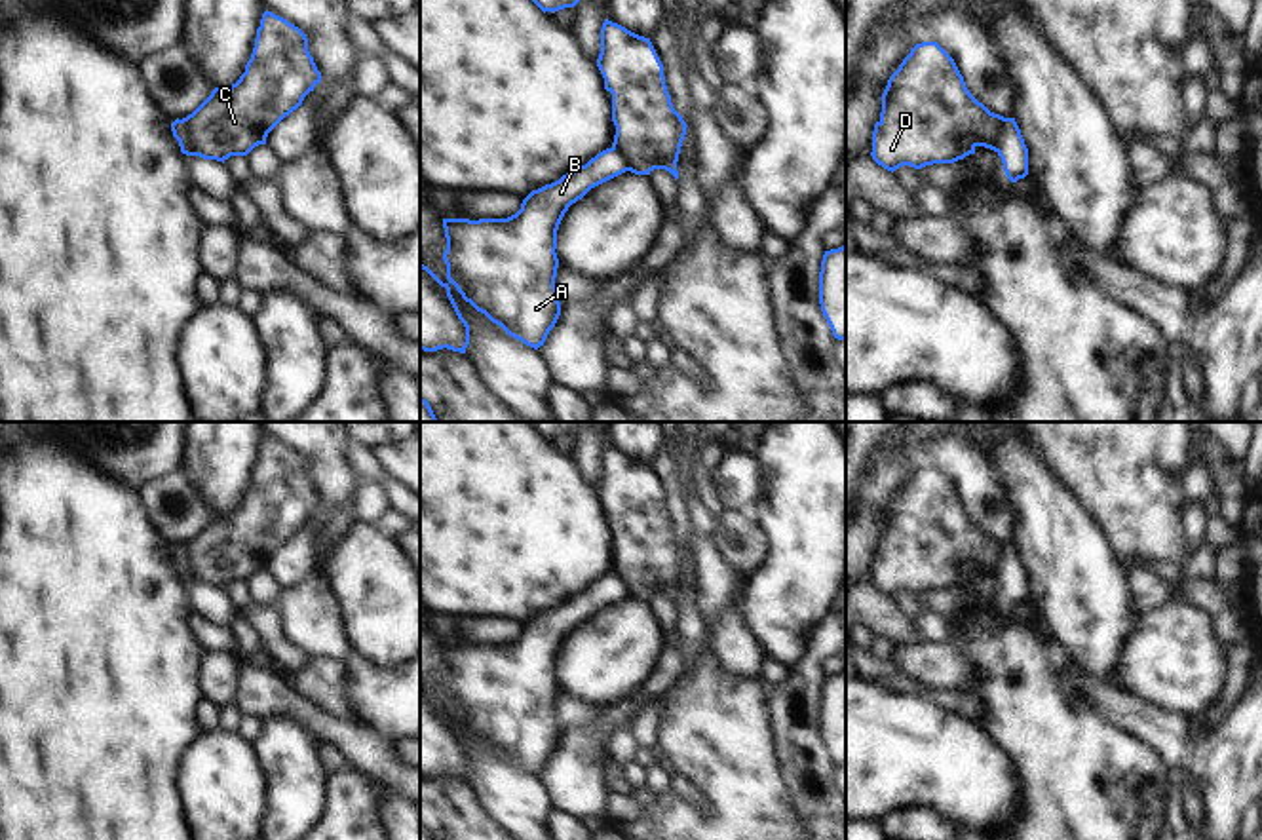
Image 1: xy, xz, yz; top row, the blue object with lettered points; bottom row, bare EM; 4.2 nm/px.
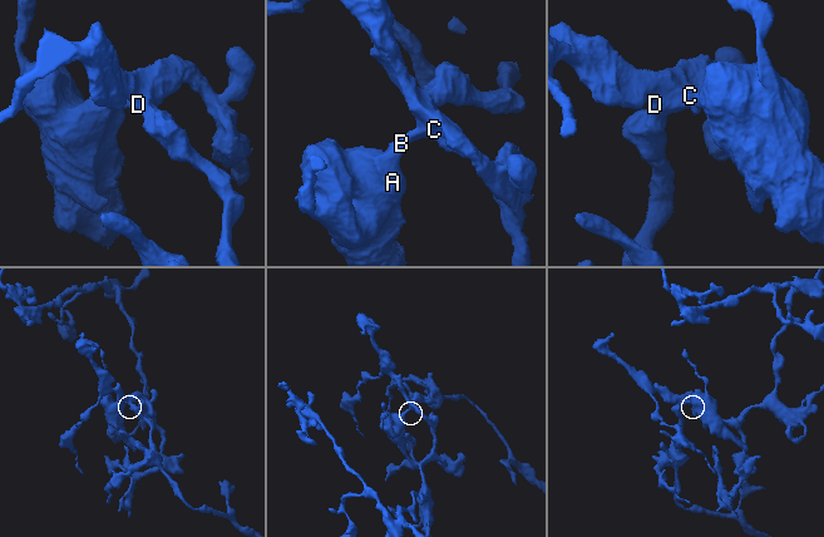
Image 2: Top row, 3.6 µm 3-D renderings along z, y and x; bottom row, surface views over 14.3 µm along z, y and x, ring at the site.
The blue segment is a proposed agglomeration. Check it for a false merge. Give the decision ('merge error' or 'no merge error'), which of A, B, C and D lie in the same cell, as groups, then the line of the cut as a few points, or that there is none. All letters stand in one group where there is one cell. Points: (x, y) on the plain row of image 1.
merge error; groups A B / C D; cut xy (181, 546), (185, 569), (192, 580)

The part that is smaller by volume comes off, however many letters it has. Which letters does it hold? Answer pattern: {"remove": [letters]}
{"remove": ["A", "B"]}

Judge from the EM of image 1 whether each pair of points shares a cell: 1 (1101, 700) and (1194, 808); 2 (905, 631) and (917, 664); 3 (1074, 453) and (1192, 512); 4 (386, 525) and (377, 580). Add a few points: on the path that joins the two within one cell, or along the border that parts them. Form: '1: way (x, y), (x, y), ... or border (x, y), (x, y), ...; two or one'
1: border (1198, 783), (1204, 795), (1204, 820); two
2: border (922, 641), (896, 649); two
3: border (1183, 508), (1185, 553); two
4: border (373, 525), (392, 538); two

